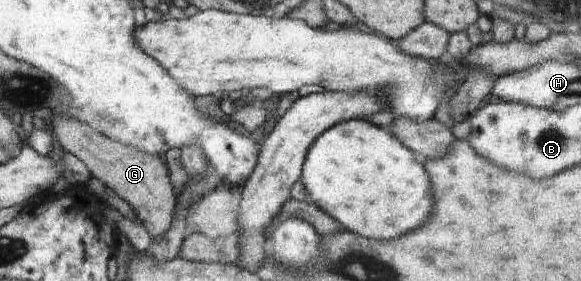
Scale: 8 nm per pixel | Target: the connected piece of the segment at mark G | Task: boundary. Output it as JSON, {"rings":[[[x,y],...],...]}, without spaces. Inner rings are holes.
{"rings":[[[54,116],[52,122],[51,131],[57,136],[62,149],[75,155],[85,164],[92,177],[99,179],[105,187],[129,204],[151,240],[163,236],[171,228],[177,216],[178,197],[173,192],[165,159],[131,146],[123,146],[121,142],[95,132],[89,124],[73,118]]]}

